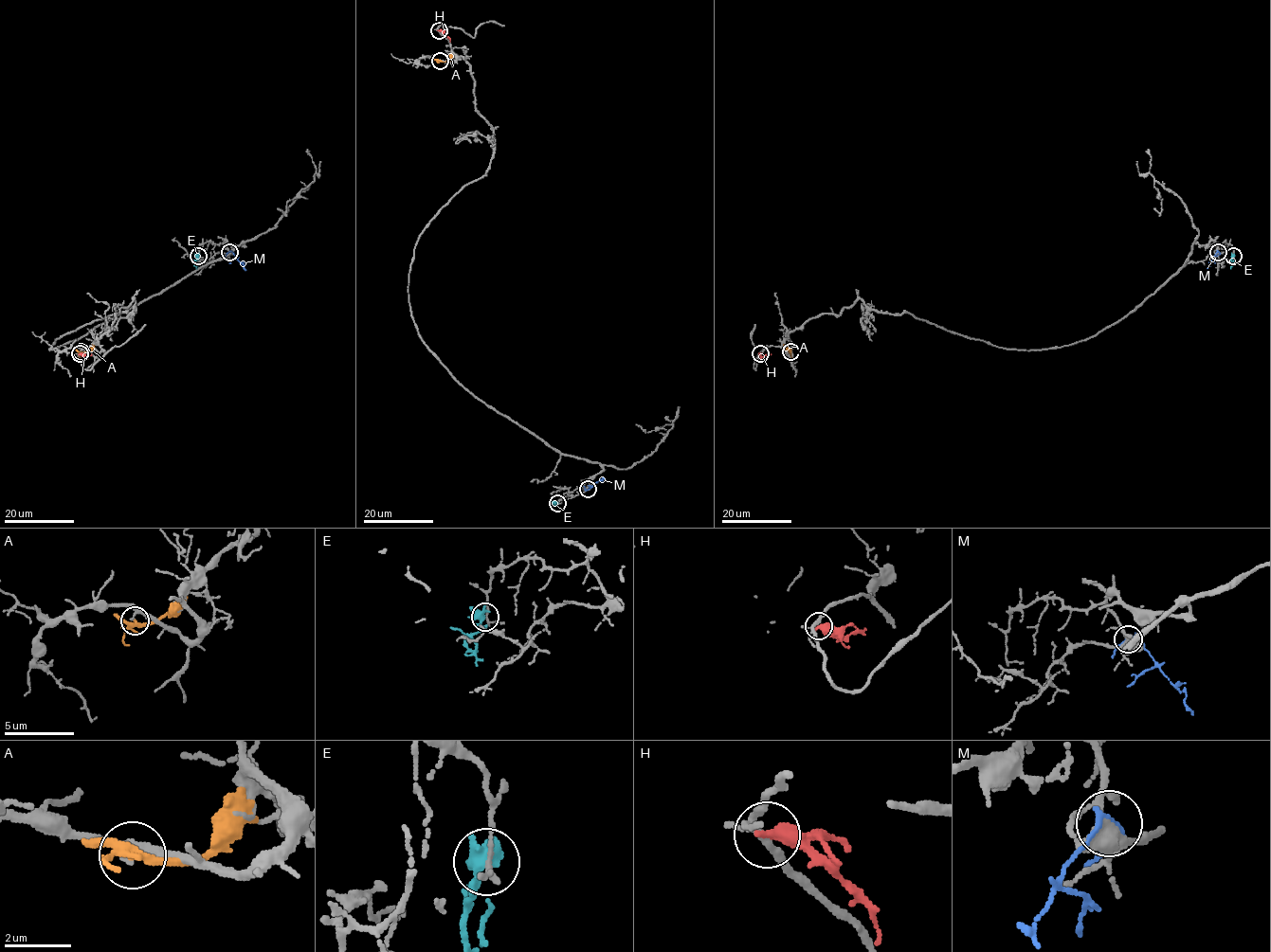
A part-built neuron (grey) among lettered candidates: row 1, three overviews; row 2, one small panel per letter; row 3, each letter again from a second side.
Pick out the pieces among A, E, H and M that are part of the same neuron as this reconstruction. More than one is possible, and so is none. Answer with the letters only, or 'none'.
none

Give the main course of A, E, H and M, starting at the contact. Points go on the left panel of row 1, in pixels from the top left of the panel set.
A: (81, 351), (88, 351), (92, 344)
E: (198, 256), (197, 268)
H: (80, 353), (85, 356), (91, 353)
M: (229, 252), (245, 270)

